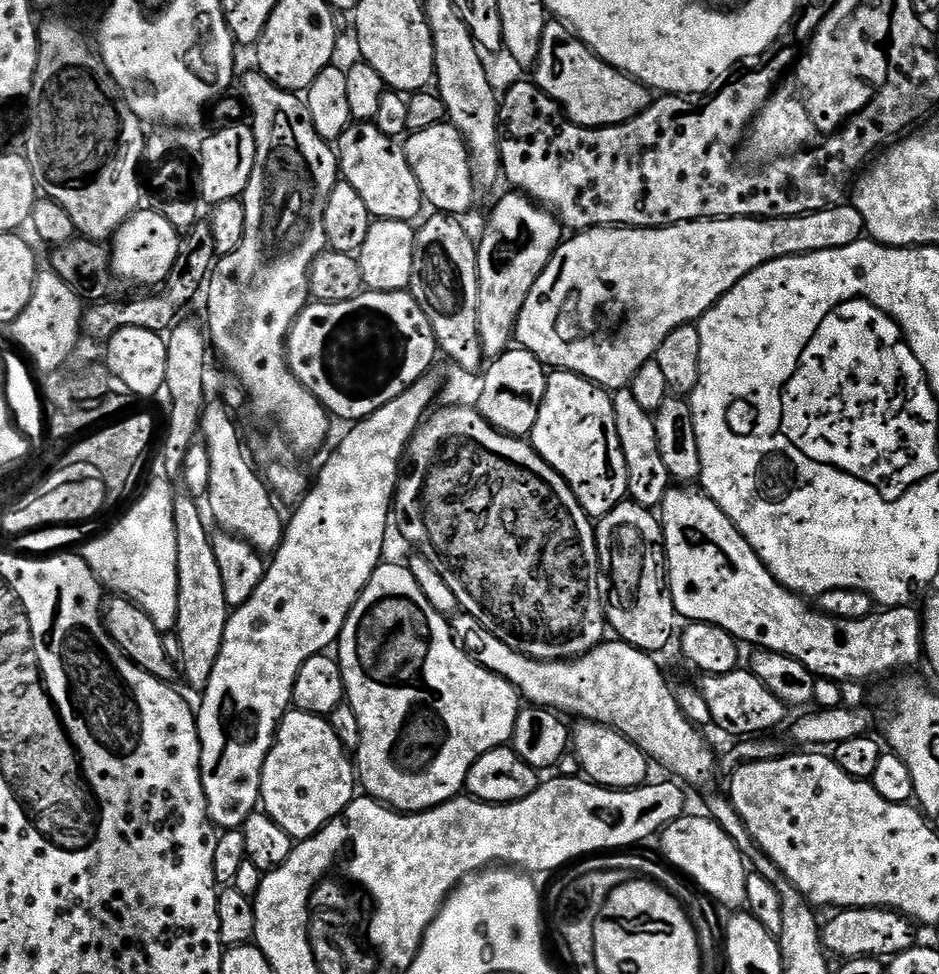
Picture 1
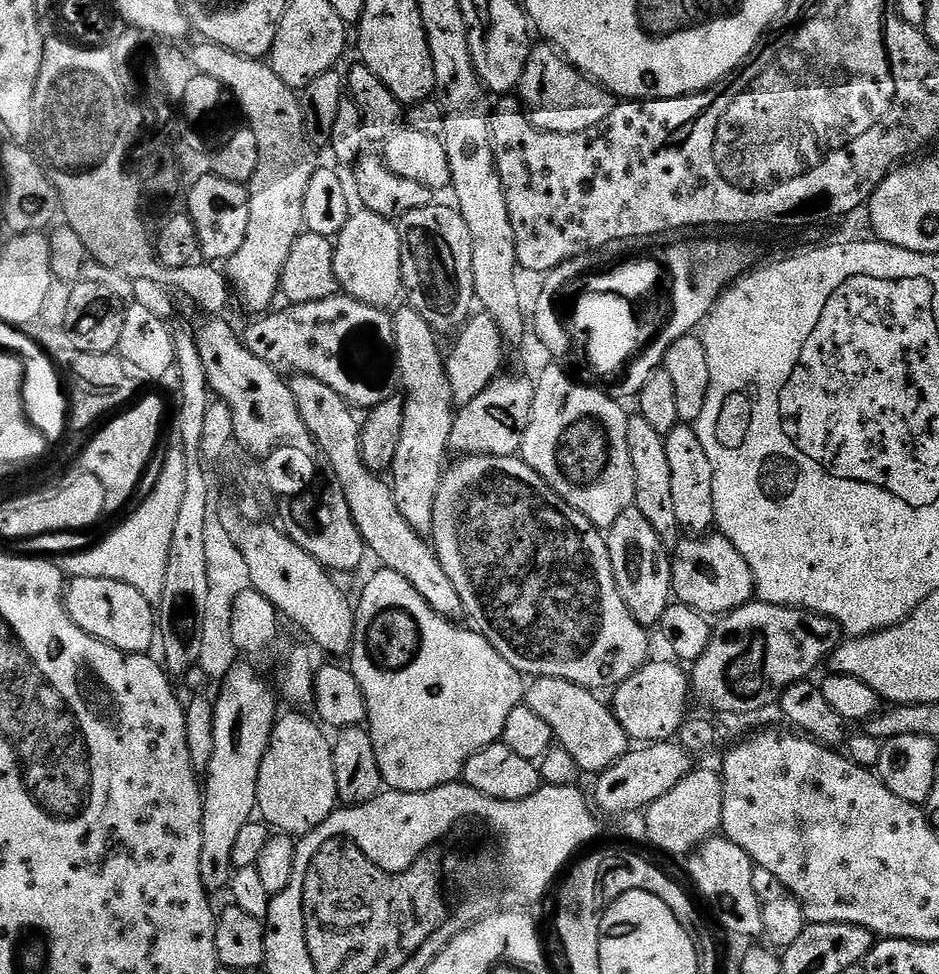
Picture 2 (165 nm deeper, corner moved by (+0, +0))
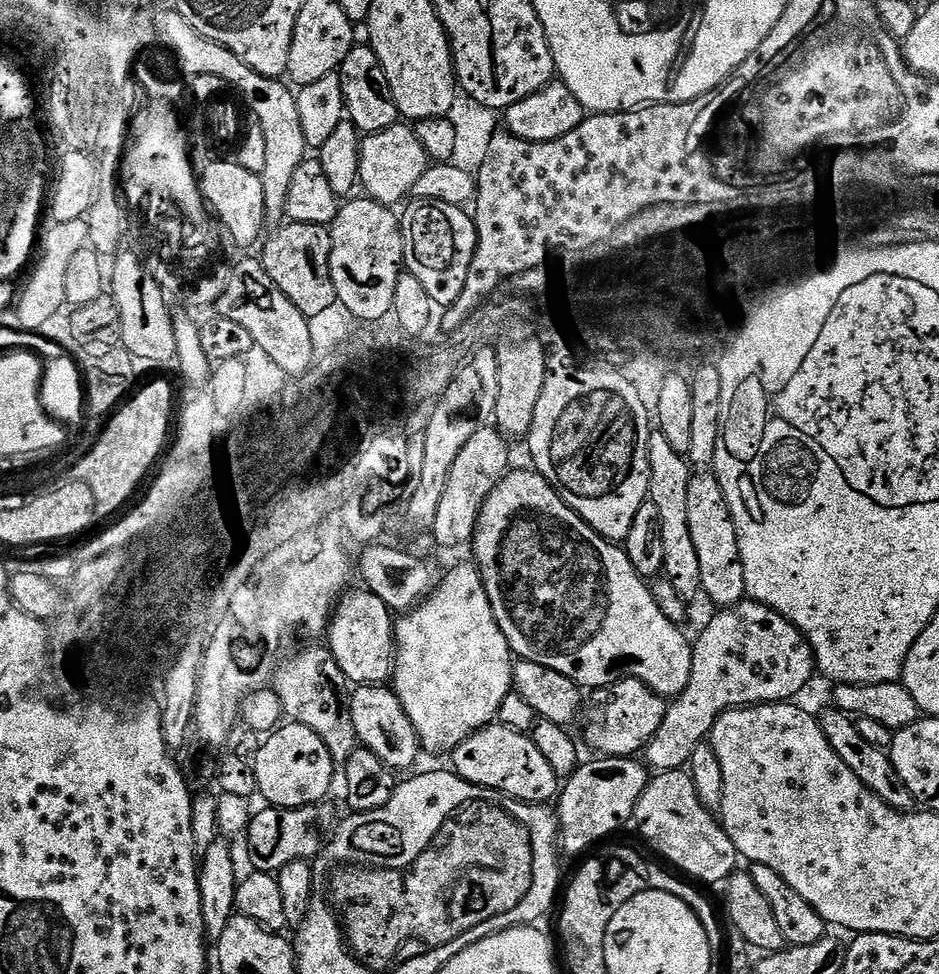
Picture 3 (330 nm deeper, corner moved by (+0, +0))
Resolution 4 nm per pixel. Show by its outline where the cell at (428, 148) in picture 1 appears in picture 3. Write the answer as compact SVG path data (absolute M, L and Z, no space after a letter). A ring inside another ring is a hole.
M397 122L381 132L365 135L360 142L360 183L365 188L367 199L377 200L380 204L396 206L399 200L407 201L412 196L418 178L430 166L422 142L418 142L415 127L404 122Z

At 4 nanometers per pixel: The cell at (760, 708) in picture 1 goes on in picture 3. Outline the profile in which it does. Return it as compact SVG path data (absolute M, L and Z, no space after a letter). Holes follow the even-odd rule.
M620 678L591 693L596 705L588 712L588 725L584 728L584 740L601 757L635 757L647 749L658 734L662 718L666 718L669 701L640 680ZM640 752L640 753L636 753Z

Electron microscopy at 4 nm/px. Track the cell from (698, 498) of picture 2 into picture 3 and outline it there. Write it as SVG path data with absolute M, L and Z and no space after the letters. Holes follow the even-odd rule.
M696 474L686 490L686 518L690 522L690 539L698 553L700 587L703 595L716 603L717 609L733 608L745 599L744 568L740 564L740 551L736 545L736 527L728 509L722 486L715 475Z

